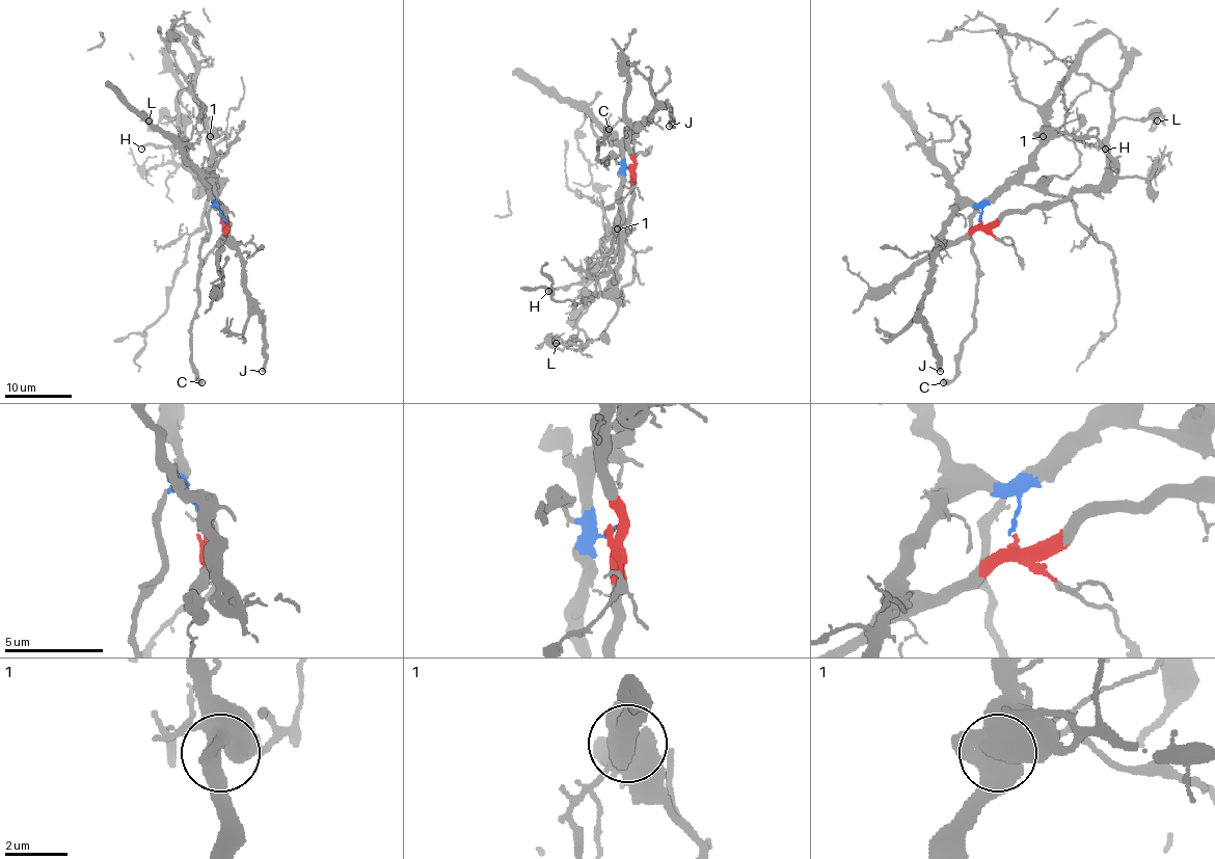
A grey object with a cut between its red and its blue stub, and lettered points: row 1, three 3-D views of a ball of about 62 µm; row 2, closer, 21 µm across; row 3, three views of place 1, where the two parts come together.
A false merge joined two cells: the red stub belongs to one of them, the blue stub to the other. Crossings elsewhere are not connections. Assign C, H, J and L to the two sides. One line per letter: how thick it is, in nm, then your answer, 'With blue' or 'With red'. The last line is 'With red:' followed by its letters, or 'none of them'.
C: Thickness 600 nm. With blue
H: Thickness 140 nm. With blue
J: Thickness 400 nm. With blue
L: Thickness 90 nm. With red
With red: L

